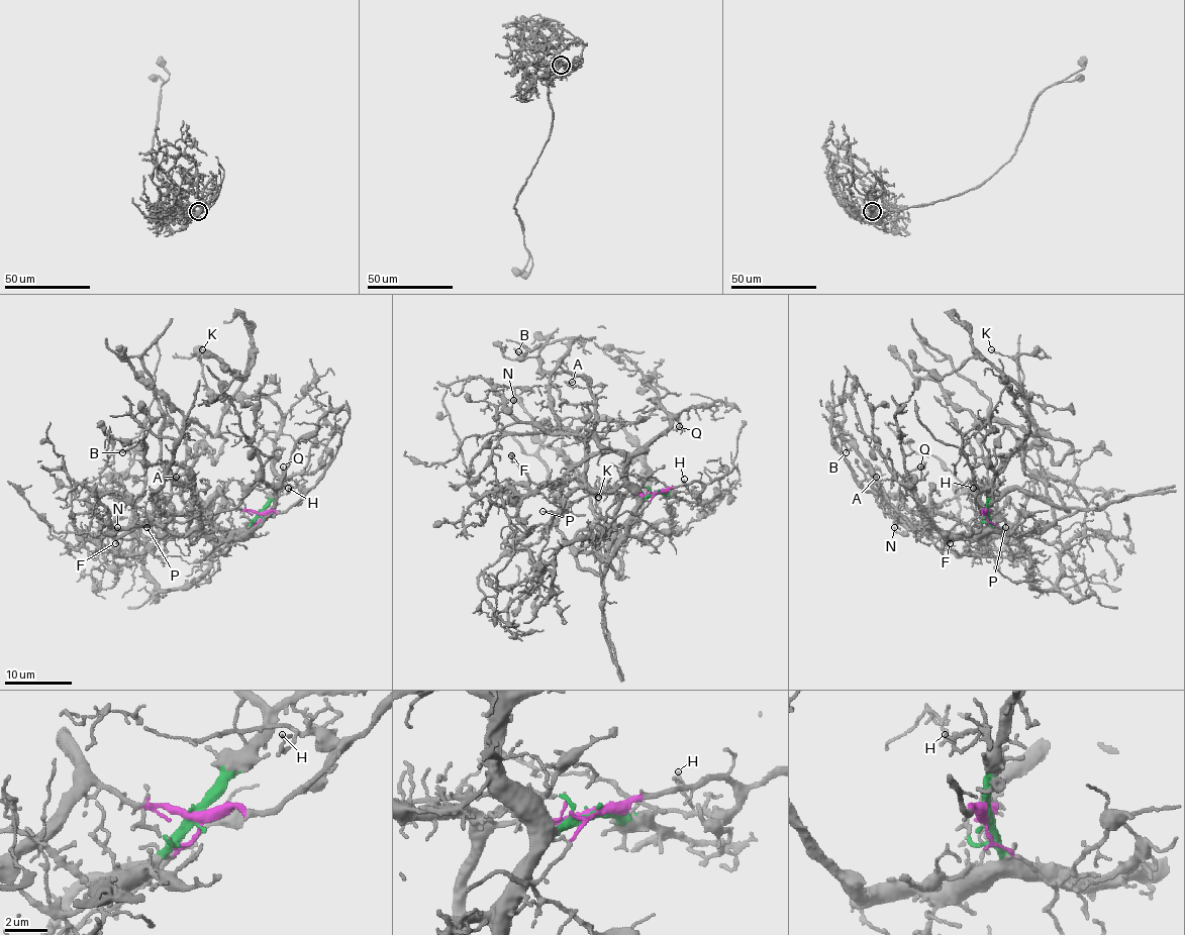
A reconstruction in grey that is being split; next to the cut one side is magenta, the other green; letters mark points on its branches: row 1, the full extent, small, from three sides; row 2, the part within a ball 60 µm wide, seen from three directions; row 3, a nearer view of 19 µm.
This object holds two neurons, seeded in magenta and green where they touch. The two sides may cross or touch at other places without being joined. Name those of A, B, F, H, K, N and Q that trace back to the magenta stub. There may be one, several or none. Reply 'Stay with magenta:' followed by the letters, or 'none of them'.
Stay with magenta: H

